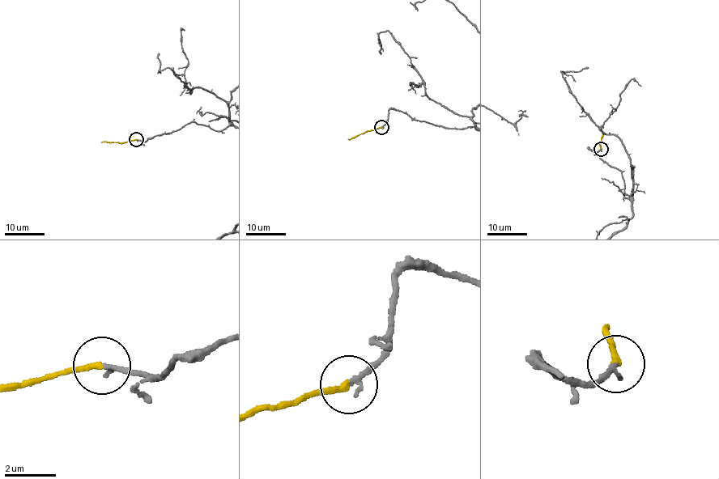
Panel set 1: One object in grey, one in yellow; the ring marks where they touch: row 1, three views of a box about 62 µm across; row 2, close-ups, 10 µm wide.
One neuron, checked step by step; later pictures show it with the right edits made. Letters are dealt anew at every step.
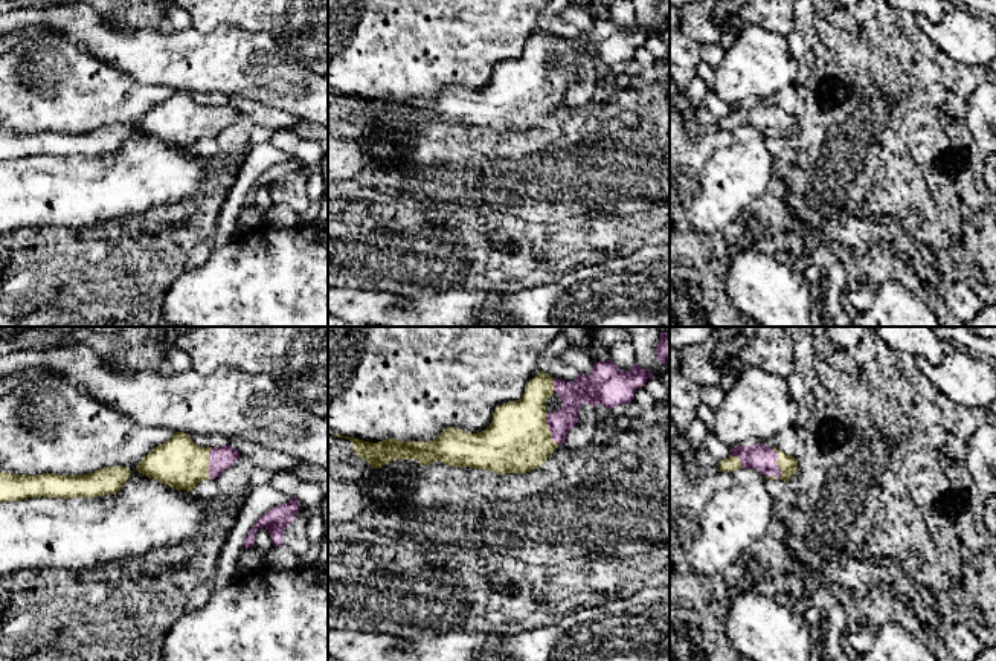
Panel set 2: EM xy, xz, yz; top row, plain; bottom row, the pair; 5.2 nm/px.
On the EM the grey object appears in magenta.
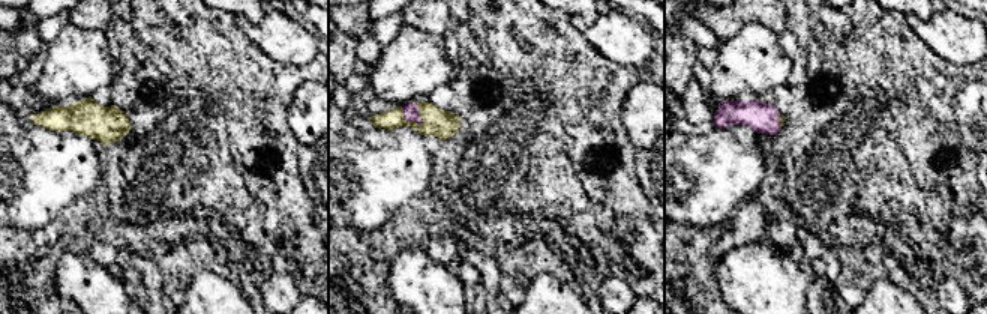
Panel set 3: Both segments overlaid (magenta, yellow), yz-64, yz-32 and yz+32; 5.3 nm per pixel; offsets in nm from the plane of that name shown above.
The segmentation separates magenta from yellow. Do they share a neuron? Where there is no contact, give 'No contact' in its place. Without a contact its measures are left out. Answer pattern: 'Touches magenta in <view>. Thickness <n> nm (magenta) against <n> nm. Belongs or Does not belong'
Touches magenta in yz. Thickness 140 nm (magenta) against 90 nm. Belongs

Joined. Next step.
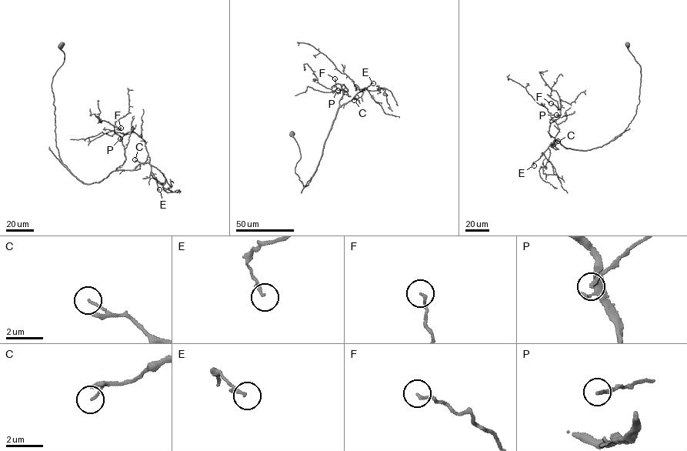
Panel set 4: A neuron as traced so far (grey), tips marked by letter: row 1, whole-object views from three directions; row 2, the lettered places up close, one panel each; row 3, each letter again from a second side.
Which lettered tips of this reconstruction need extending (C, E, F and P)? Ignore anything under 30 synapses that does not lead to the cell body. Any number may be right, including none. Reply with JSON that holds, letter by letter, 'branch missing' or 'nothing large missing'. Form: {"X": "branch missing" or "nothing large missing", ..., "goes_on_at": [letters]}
{"C": "nothing large missing", "E": "nothing large missing", "F": "nothing large missing", "P": "nothing large missing", "goes_on_at": []}

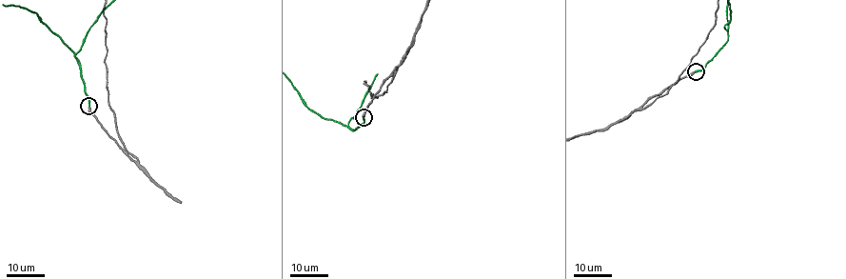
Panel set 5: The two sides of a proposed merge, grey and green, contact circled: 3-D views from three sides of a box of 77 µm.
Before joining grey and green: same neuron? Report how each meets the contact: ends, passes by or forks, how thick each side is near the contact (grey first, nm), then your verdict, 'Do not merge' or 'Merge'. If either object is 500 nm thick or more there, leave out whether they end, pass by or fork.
At the ring grey ends. At the ring green ends. Thickness 360 nm (grey) against 300 nm. Merge

